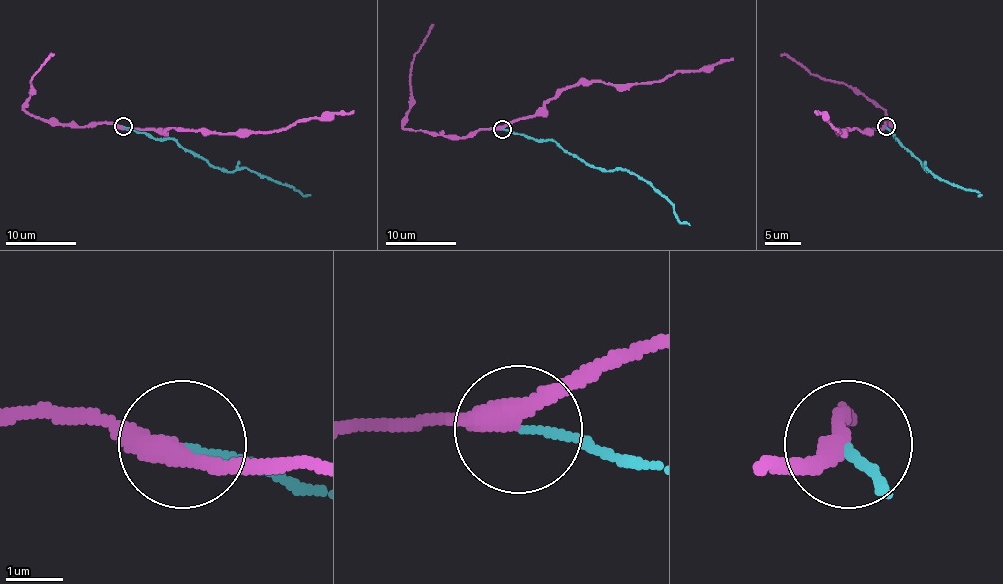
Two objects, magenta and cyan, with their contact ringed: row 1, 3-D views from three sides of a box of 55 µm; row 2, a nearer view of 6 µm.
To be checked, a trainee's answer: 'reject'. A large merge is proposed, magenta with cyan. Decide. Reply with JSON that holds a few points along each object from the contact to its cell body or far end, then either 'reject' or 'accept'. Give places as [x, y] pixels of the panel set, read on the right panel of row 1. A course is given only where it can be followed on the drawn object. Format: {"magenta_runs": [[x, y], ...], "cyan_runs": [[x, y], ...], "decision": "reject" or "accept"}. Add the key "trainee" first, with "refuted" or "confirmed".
{"trainee": "confirmed", "magenta_runs": [[886, 126], [862, 131], [856, 128], [842, 129], [839, 133], [821, 113], [814, 112]], "cyan_runs": [[886, 126], [927, 172], [927, 168], [936, 177], [982, 195]], "decision": "reject"}

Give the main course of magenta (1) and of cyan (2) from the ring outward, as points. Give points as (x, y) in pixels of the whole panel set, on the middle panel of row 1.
1: (501, 130), (511, 121), (533, 117), (573, 86), (651, 84), (678, 71), (709, 70), (732, 57)
2: (502, 130), (527, 135), (534, 140), (552, 140), (594, 167), (637, 174), (670, 204), (683, 224), (690, 225)

